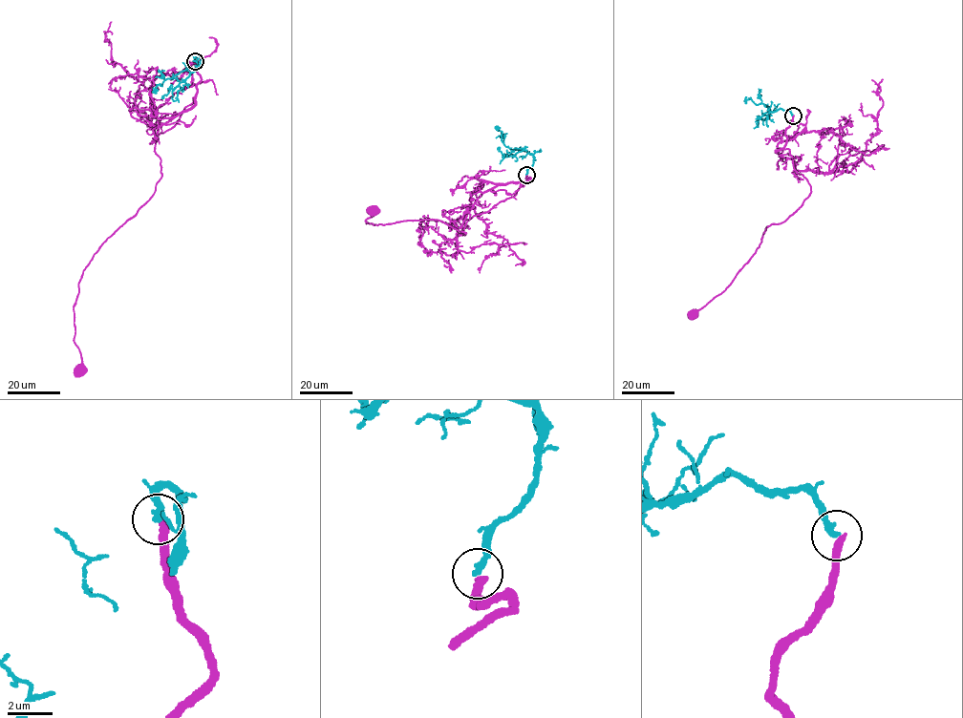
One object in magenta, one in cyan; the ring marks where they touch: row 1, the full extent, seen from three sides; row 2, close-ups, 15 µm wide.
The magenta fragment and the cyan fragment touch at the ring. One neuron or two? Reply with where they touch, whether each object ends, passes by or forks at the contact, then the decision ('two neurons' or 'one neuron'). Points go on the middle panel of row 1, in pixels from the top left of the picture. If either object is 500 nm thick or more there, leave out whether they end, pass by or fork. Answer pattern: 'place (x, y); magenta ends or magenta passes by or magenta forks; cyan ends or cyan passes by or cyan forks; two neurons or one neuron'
place (526, 175); magenta ends; cyan ends; two neurons

